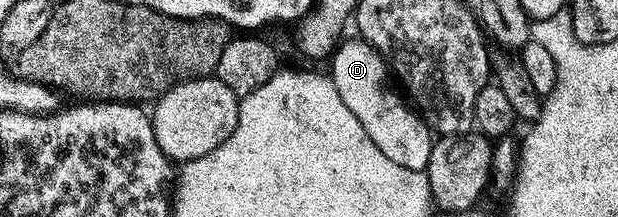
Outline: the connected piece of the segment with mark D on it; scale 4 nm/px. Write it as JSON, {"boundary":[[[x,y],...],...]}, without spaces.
{"boundary":[[[347,38],[334,49],[331,63],[333,64],[329,74],[335,82],[340,98],[355,118],[359,119],[360,125],[367,131],[367,136],[375,146],[386,154],[391,162],[416,172],[424,171],[429,165],[431,154],[427,131],[417,118],[403,110],[397,96],[389,94],[384,86],[382,64],[378,55],[370,52],[365,46],[365,40]]]}

